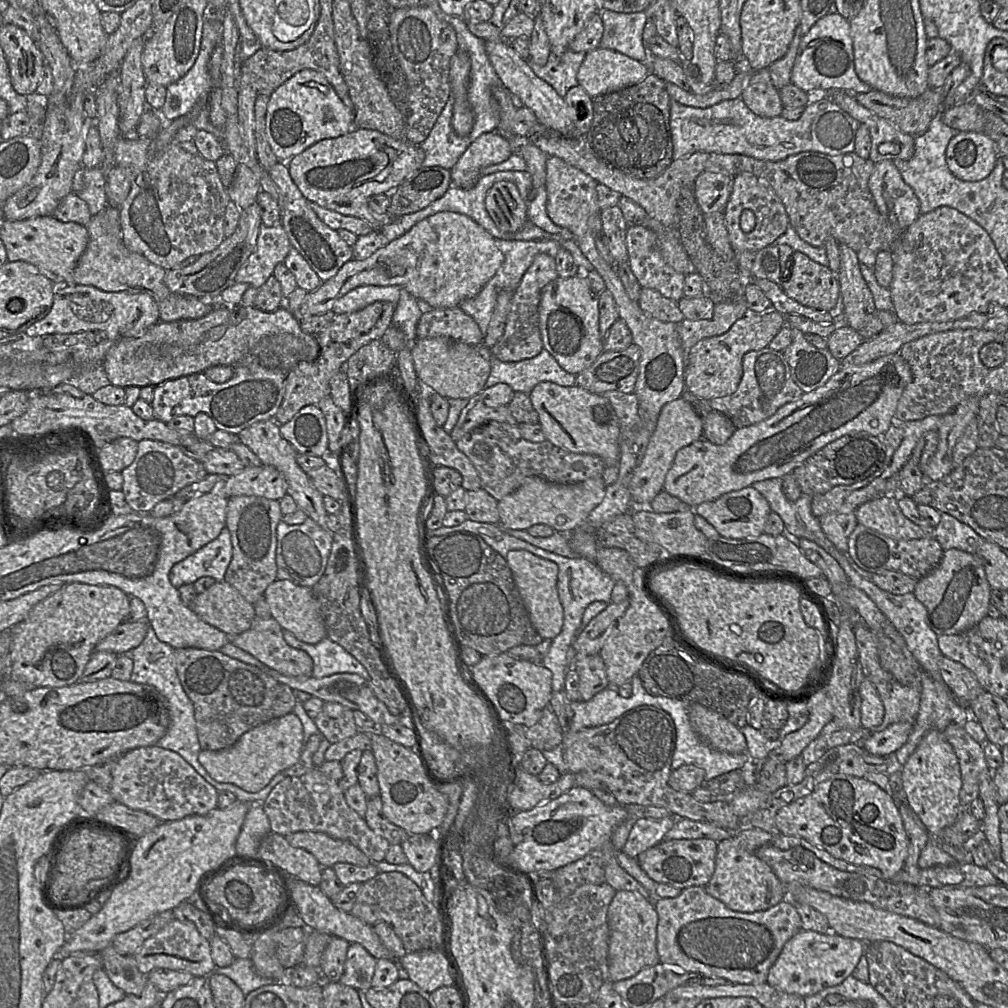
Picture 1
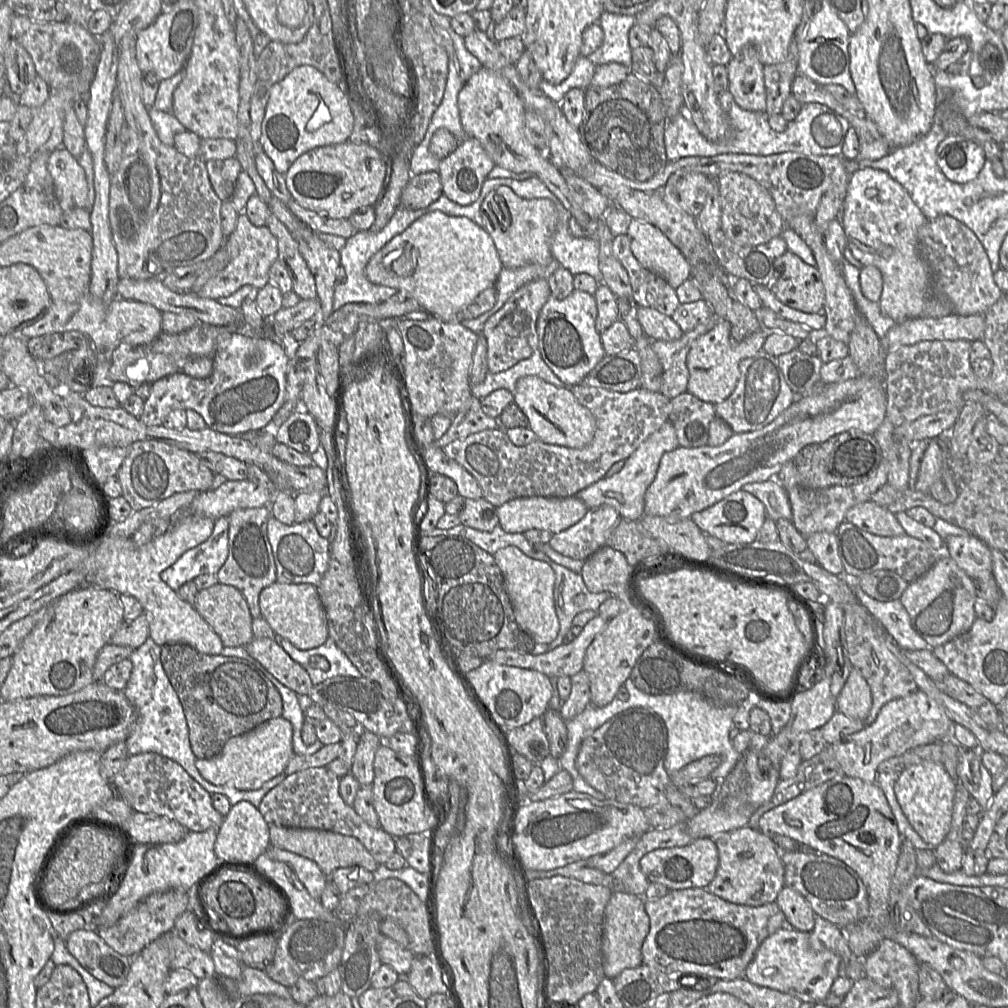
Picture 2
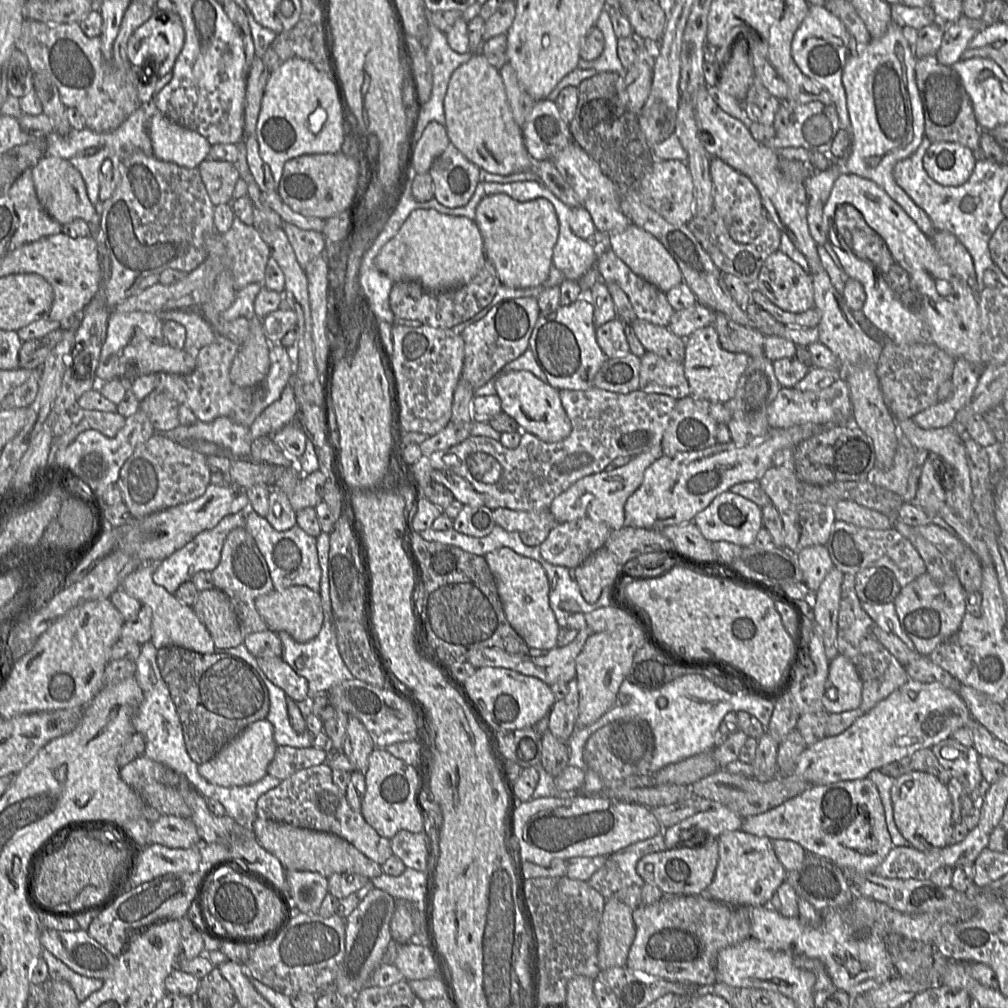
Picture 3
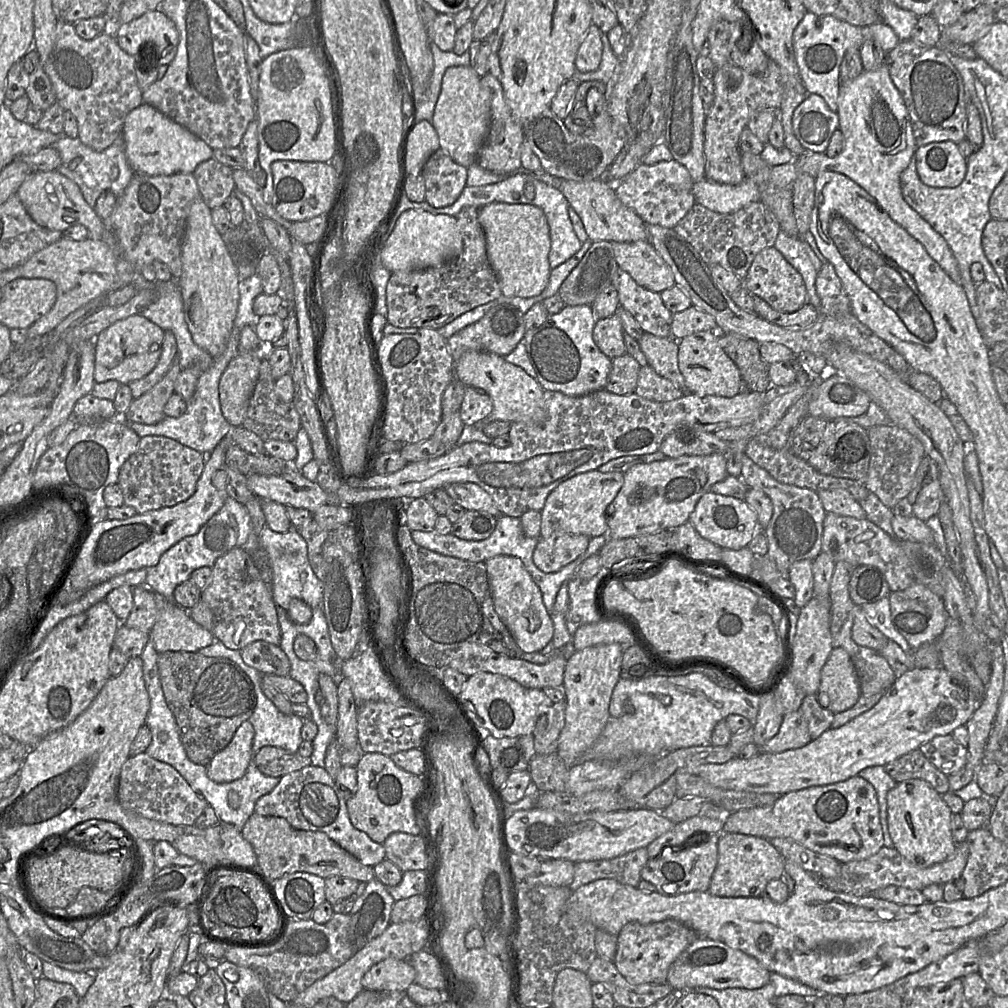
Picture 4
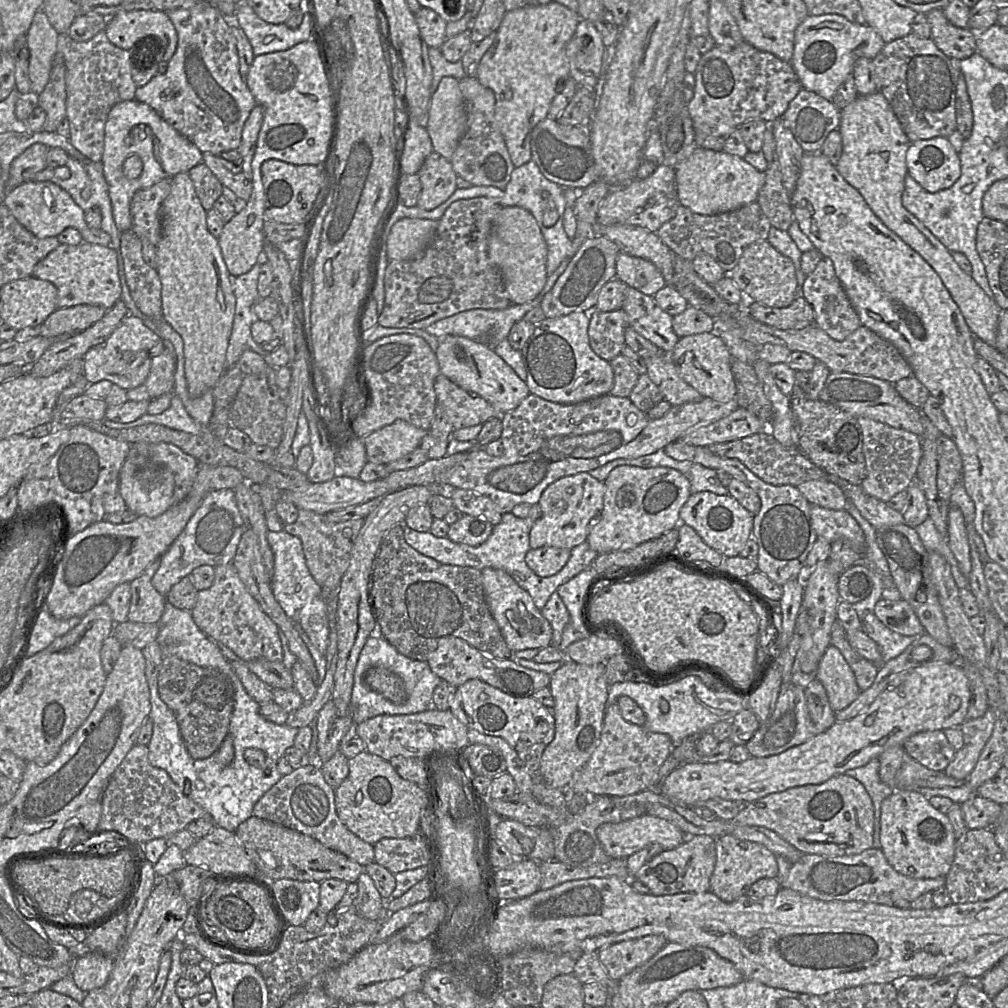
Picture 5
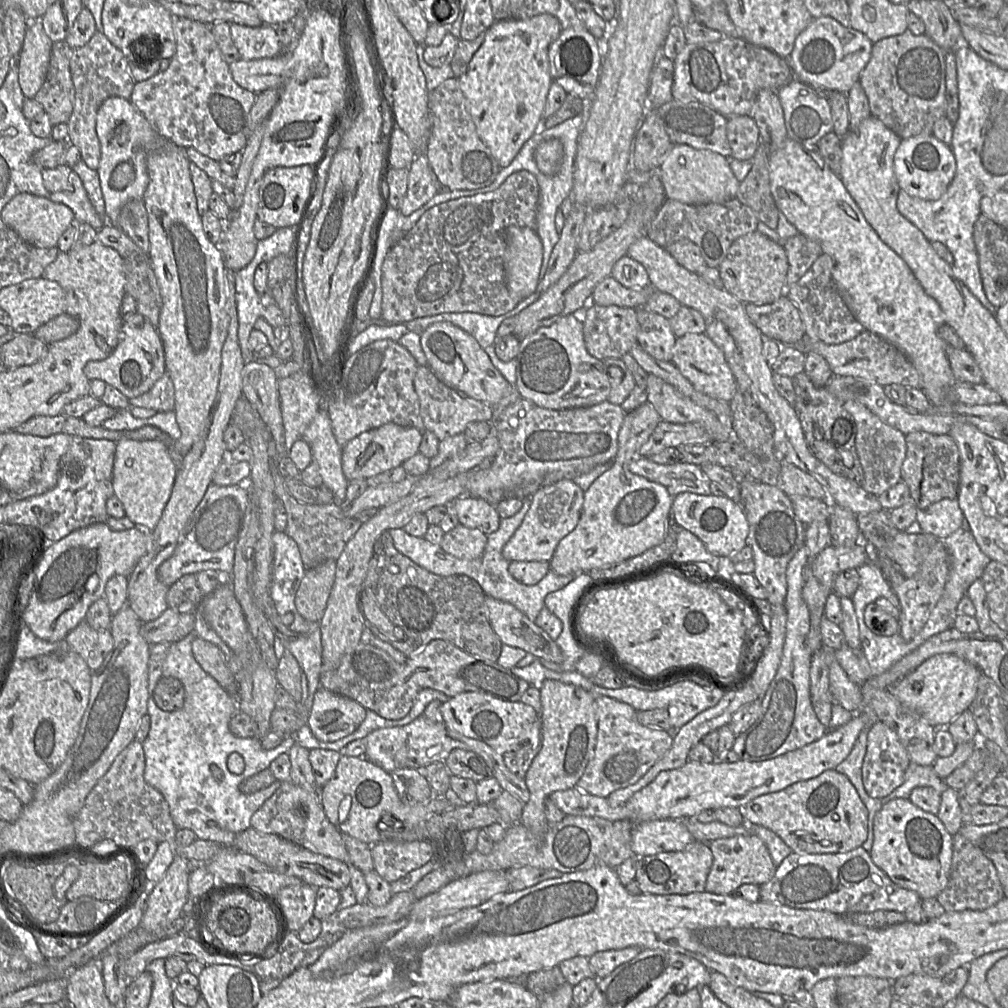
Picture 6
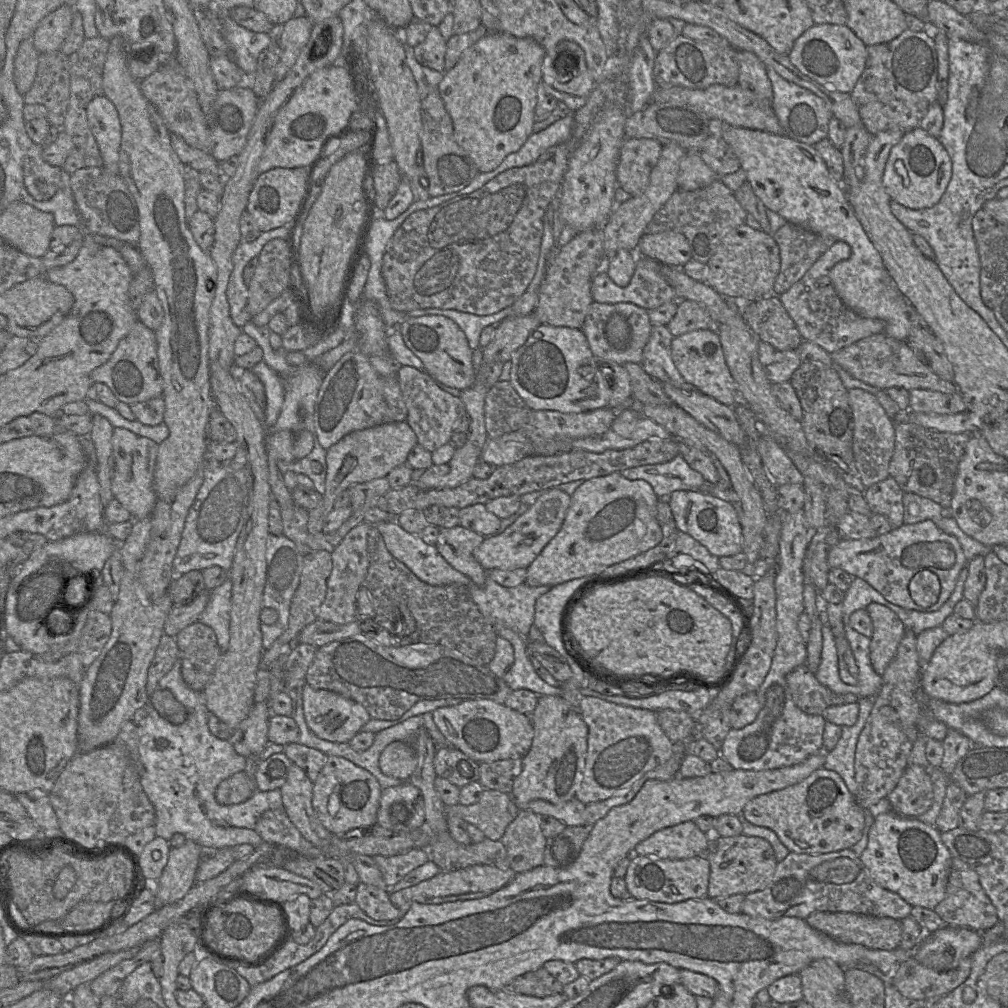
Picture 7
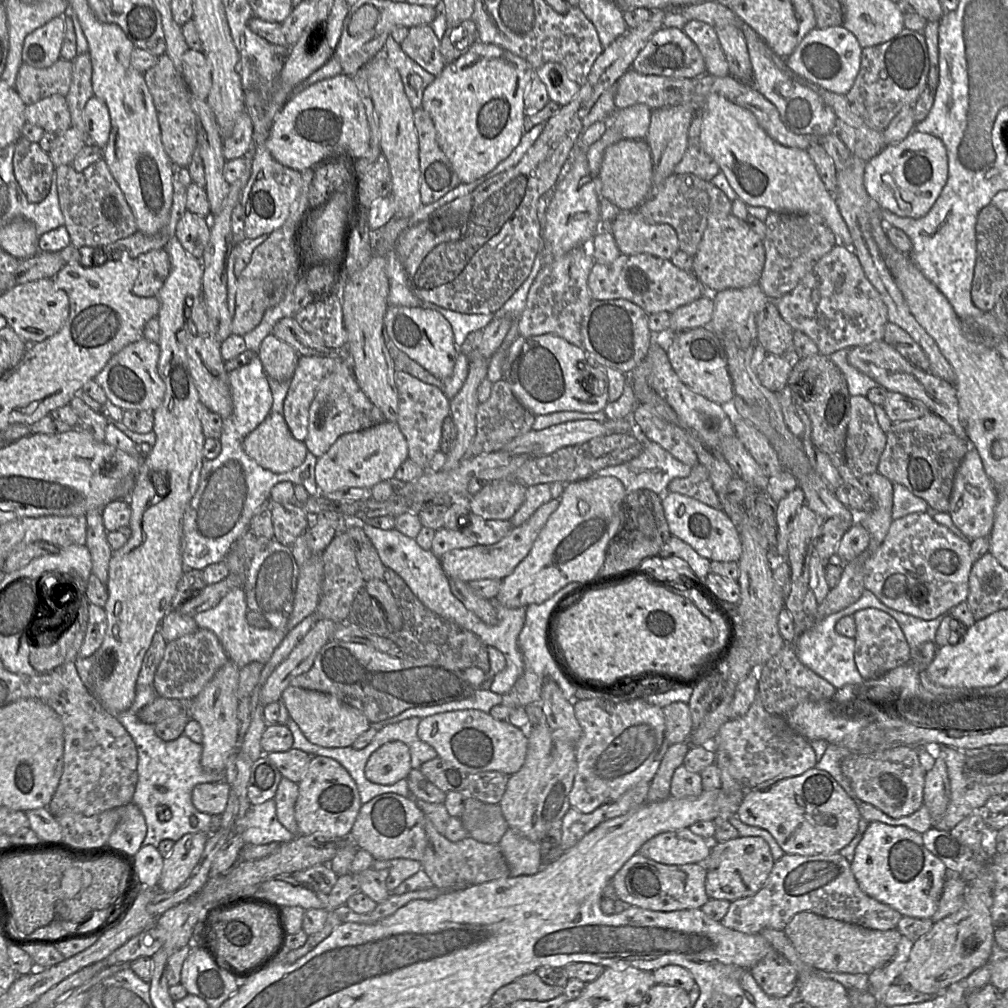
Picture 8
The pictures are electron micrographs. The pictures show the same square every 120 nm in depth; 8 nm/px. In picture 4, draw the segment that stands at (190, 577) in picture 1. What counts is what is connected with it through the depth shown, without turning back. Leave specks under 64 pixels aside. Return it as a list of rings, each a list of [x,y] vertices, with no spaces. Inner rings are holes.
[[[227,497],[222,508],[196,534],[181,539],[161,556],[155,566],[148,568],[145,585],[155,594],[173,600],[175,588],[189,580],[194,570],[201,567],[212,568],[219,557],[233,548],[243,547],[250,533],[250,516],[245,505]]]

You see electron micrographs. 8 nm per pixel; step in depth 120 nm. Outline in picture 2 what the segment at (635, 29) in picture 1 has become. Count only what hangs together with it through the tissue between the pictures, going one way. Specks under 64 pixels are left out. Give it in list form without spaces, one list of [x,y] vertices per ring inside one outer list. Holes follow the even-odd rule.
[[[604,10],[598,22],[604,38],[600,47],[587,56],[589,61],[596,66],[616,62],[630,67],[632,48],[629,43],[629,31],[636,24],[635,16]]]

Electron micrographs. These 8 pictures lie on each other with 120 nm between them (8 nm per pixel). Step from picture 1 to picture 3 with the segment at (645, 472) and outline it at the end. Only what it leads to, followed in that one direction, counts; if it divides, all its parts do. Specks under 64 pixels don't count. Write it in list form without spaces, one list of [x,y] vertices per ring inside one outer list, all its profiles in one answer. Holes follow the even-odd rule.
[[[658,445],[632,457],[631,461],[622,467],[585,476],[556,496],[549,510],[558,523],[589,518],[605,523],[611,531],[619,530],[625,526],[624,506],[627,499],[641,485],[645,470],[662,455],[661,445]]]

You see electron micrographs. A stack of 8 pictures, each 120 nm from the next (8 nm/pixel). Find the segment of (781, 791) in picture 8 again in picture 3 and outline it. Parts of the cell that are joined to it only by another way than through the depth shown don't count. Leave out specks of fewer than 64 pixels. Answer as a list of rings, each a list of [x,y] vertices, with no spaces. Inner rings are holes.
[[[868,778],[812,786],[800,795],[758,815],[743,818],[741,830],[770,840],[784,839],[798,843],[807,853],[824,857],[845,873],[873,874],[894,847],[887,829],[881,798],[875,784]]]

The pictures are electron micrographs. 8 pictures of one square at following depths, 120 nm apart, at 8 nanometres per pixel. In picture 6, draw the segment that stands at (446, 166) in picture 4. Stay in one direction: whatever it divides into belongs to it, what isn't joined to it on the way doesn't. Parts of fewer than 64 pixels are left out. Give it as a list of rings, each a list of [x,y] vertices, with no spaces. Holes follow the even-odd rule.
[[[425,154],[416,155],[408,169],[407,192],[398,211],[407,216],[420,209],[441,189]]]

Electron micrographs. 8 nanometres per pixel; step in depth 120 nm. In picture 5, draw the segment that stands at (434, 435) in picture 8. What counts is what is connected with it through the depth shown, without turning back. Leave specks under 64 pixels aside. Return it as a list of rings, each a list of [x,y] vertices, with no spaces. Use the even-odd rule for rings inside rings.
[[[443,374],[436,377],[434,389],[437,404],[444,408],[453,431],[484,424],[498,416],[487,400],[467,392]]]

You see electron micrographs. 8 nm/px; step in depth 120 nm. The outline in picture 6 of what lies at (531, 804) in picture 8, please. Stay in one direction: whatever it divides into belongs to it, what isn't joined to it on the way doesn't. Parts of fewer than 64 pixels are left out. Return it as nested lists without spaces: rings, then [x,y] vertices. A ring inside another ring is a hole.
[[[545,680],[540,688],[541,748],[533,759],[525,777],[530,795],[546,798],[556,791],[575,787],[594,754],[597,736],[595,696],[589,691]]]

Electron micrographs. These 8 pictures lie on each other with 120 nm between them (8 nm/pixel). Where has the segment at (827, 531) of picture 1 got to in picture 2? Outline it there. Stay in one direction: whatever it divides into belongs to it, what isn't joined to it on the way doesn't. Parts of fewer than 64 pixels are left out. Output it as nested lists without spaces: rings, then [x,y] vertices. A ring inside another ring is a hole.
[[[815,532],[806,537],[807,546],[816,558],[816,563],[831,574],[837,575],[844,568],[838,552],[835,532]]]

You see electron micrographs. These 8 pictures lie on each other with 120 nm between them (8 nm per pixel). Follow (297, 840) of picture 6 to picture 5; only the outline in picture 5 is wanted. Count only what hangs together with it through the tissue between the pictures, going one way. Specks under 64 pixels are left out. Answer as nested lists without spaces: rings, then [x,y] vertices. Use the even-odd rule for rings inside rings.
[[[319,764],[302,765],[284,775],[255,804],[253,815],[308,835],[362,866],[374,862],[374,845],[360,839],[339,819],[335,789],[325,781]]]

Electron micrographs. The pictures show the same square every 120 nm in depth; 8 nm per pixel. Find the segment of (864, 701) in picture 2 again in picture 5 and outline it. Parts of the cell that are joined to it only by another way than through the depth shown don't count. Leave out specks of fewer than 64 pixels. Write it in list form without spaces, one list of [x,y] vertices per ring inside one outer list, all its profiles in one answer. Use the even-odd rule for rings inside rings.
[[[829,645],[817,668],[816,679],[826,690],[834,712],[848,707],[860,694],[855,675],[840,650]]]

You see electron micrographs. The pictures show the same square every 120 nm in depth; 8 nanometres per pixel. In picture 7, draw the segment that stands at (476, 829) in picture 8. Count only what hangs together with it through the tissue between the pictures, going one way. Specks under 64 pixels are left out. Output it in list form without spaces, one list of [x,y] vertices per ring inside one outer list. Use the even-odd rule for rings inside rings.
[[[485,790],[478,802],[468,806],[457,803],[444,807],[447,817],[459,817],[476,826],[484,833],[486,839],[492,841],[502,838],[519,811],[510,794],[497,790]]]

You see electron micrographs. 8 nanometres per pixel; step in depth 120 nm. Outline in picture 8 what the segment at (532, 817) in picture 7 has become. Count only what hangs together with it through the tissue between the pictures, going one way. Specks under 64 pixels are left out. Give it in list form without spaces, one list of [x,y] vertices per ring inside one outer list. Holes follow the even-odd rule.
[[[508,828],[498,843],[511,877],[536,874],[543,867],[543,856],[538,842]]]

